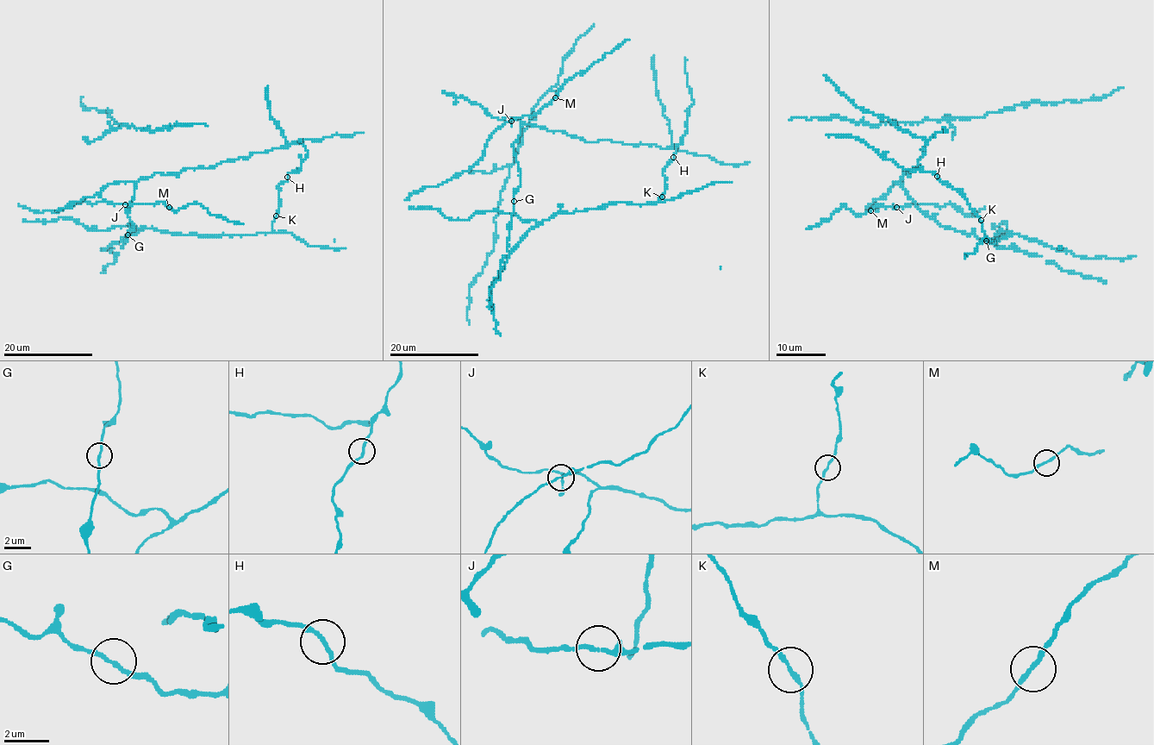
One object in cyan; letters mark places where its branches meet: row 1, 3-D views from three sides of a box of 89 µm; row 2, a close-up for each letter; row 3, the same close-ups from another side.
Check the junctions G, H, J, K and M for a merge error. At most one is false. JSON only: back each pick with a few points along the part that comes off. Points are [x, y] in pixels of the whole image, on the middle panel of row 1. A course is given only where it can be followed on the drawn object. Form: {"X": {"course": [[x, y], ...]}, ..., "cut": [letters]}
{"cut": []}

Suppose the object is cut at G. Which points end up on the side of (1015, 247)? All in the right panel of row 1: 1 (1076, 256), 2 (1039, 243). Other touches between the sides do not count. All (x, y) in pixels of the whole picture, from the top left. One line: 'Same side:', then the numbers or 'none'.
Same side: none

